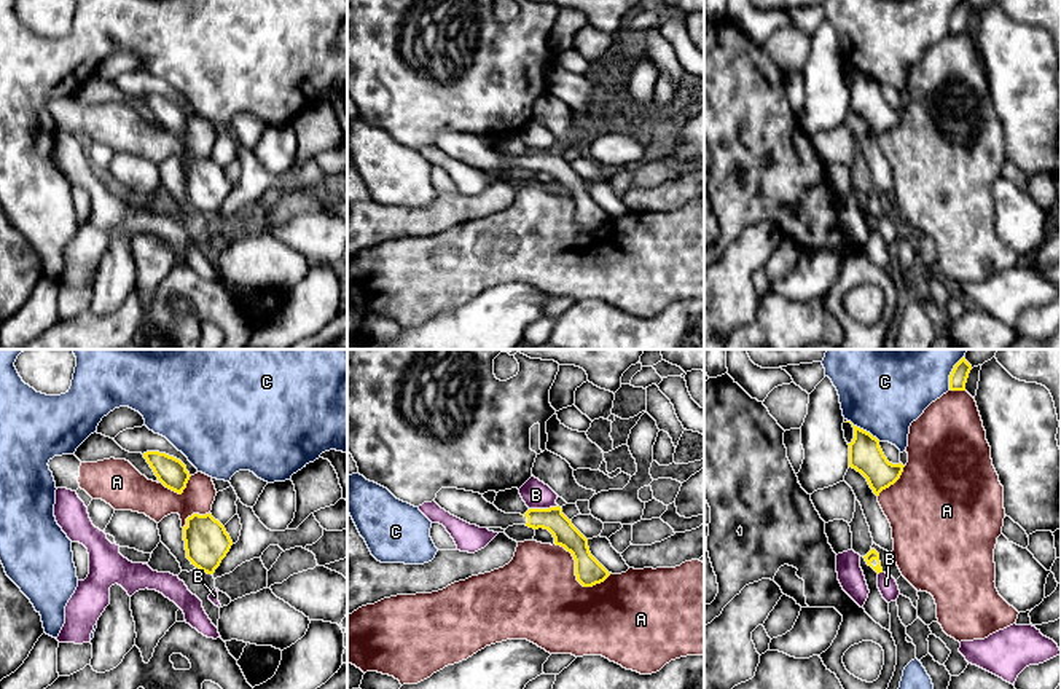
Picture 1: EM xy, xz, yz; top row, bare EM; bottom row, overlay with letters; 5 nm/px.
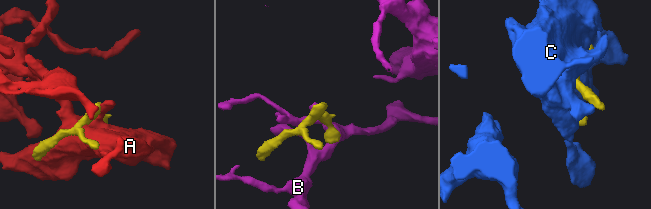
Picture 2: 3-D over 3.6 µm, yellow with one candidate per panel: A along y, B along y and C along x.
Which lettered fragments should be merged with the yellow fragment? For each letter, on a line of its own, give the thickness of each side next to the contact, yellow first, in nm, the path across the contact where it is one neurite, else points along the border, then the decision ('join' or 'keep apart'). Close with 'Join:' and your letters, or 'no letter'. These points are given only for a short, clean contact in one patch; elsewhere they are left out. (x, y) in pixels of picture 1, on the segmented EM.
A: calibres 140 and 440 nm; keep apart
B: calibres 120 and 140 nm; border xz (556, 504), (529, 509); keep apart
C: calibres 170 and 460 nm; keep apart
Join: no letter

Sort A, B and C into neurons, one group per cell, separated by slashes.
A / B / C

